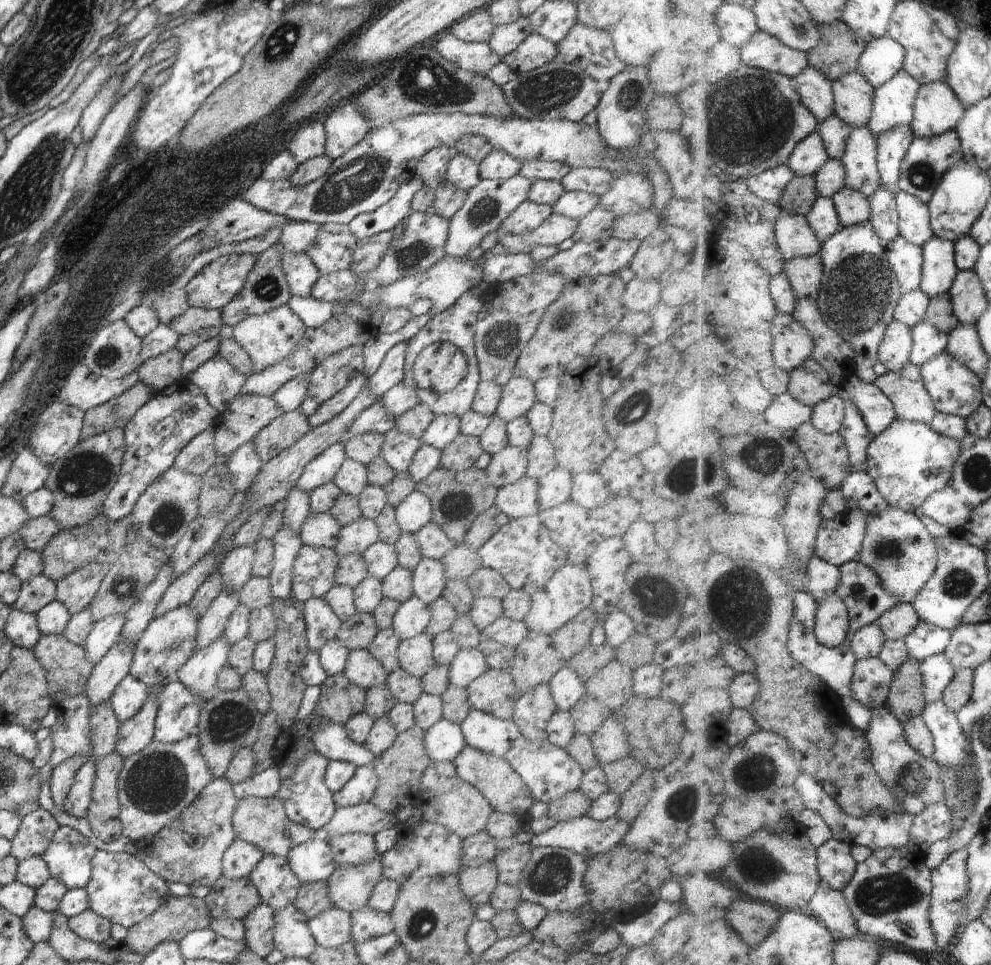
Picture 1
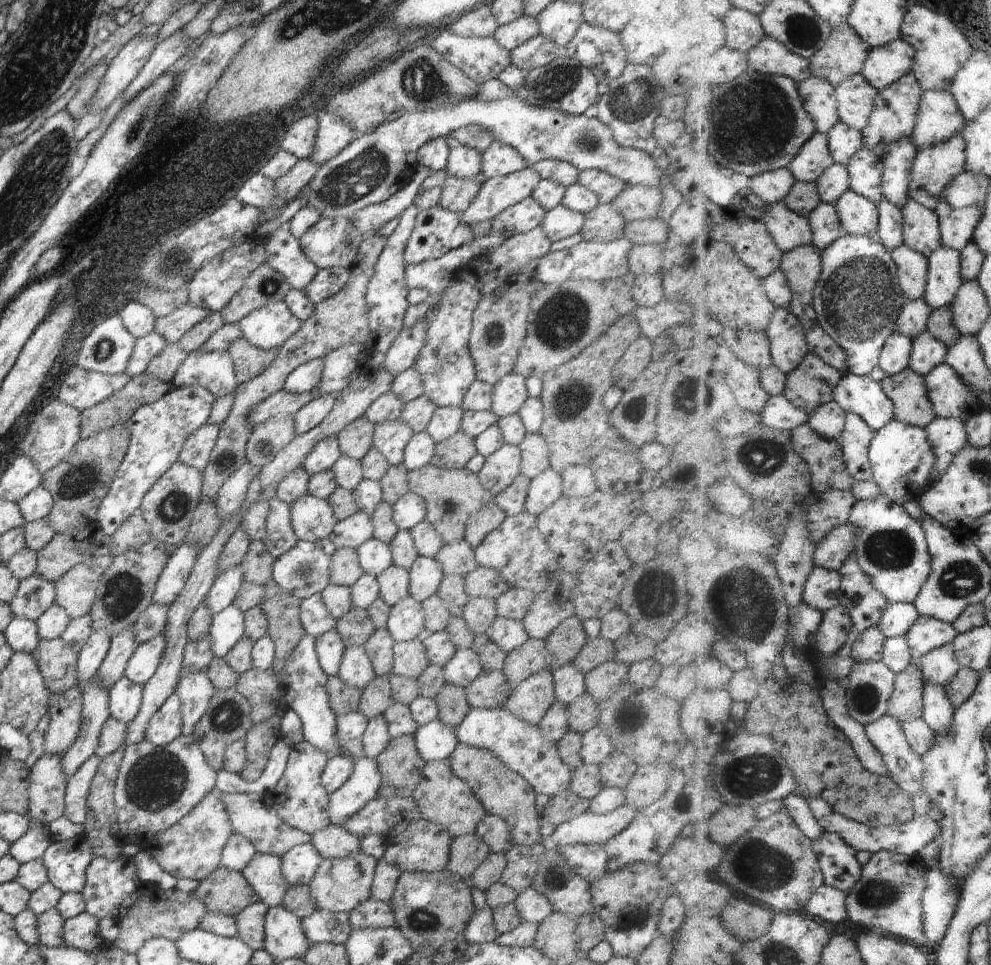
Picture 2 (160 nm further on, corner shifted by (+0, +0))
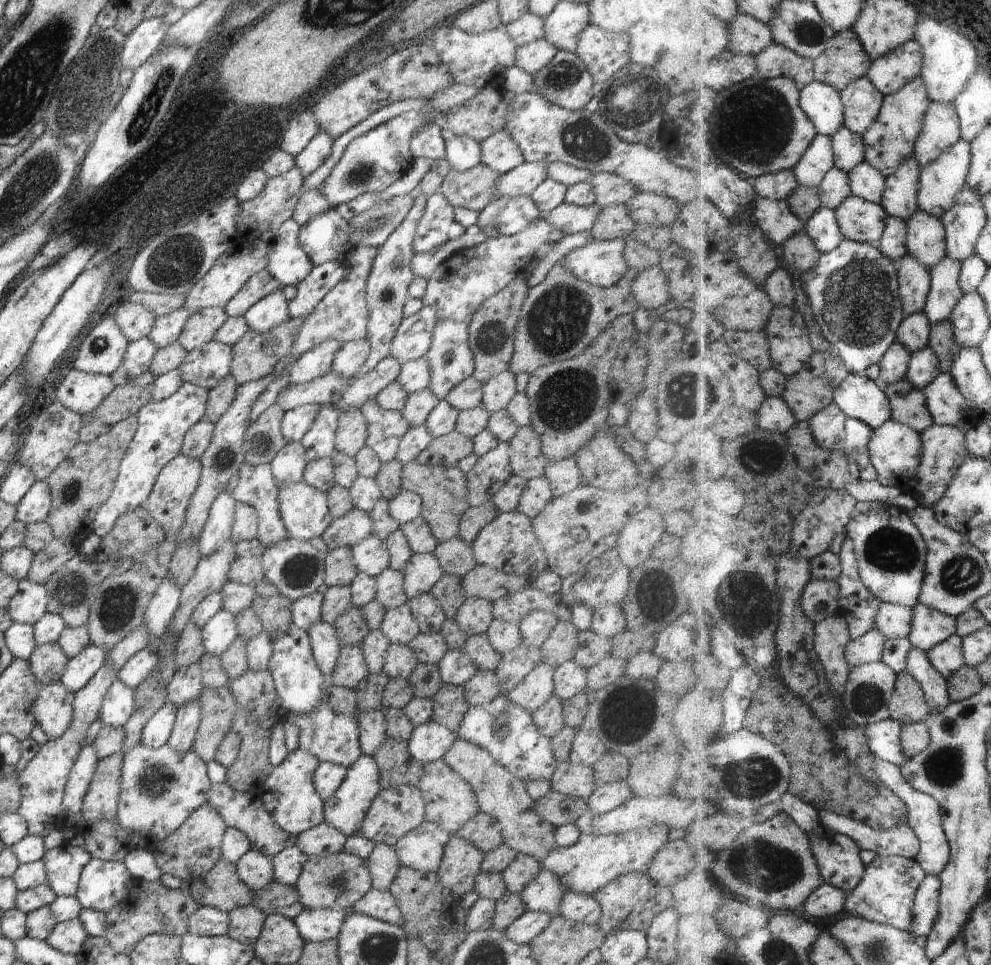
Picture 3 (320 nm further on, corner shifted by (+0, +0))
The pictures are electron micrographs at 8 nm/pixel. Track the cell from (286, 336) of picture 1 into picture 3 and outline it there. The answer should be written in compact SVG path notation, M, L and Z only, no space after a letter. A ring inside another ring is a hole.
M280 286L280 289L274 289L274 292L261 298L243 314L250 329L263 333L290 318L289 302L282 288L283 286Z

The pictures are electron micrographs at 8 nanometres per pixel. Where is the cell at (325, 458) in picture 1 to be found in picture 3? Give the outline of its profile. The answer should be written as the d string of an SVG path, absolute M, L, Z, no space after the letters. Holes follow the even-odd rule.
M322 403L319 406L312 426L302 437L308 461L330 457L335 452L335 436L339 423L339 410L335 405Z

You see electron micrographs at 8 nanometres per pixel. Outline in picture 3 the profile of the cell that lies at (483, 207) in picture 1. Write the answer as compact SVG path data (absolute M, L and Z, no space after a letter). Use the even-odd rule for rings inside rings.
M524 161L498 178L499 198L531 196L534 189L548 178L547 165L540 161Z

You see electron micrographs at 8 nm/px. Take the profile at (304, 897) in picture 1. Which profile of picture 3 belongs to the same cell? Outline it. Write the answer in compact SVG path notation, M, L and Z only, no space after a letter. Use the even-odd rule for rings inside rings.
M272 881L266 888L253 891L252 905L258 907L265 915L281 914L289 919L296 918L304 910L297 888Z

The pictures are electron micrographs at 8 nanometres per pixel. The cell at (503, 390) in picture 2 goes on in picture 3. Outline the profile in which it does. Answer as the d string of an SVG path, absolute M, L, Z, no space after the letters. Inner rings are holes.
M508 370L483 383L481 406L489 413L506 409L508 402L514 398L517 393L515 375Z

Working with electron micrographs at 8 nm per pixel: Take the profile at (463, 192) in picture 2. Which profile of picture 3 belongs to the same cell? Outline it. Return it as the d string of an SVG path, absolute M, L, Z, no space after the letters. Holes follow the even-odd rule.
M484 163L458 172L451 171L444 177L440 192L453 207L470 209L479 213L499 198L500 175Z

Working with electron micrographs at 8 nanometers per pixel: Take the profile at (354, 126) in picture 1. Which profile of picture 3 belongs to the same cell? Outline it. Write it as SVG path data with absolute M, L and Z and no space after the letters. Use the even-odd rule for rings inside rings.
M327 132L319 133L310 140L306 148L303 148L294 158L295 166L300 169L302 176L310 176L314 170L322 166L325 159L331 154L334 139Z

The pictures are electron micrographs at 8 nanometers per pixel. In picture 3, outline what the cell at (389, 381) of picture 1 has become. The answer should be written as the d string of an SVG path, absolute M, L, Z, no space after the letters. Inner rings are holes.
M423 306L416 314L404 317L391 342L390 356L402 363L425 356L437 316L432 307Z

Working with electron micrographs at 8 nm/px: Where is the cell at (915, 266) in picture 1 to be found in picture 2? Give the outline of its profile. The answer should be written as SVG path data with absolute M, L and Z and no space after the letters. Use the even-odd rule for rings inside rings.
M904 244L893 252L899 266L902 288L908 301L917 301L927 296L931 262L929 257Z

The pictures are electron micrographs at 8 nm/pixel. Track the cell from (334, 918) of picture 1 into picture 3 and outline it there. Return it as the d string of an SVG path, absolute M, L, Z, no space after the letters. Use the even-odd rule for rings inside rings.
M304 908L293 921L306 943L319 943L337 938L345 914L346 911L340 908Z

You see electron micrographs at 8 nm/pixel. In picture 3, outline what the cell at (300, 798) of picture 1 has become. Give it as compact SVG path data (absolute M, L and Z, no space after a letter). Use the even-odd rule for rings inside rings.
M298 747L294 752L289 752L278 766L273 767L262 785L260 798L265 809L272 815L276 824L291 835L298 836L301 832L325 822L325 801L320 798L313 783L313 776L319 764L319 760L311 752Z

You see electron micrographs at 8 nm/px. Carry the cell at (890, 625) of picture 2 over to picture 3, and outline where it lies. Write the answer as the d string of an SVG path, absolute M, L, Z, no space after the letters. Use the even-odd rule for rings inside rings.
M883 603L877 614L877 628L888 639L908 639L913 631L915 609L906 605Z

